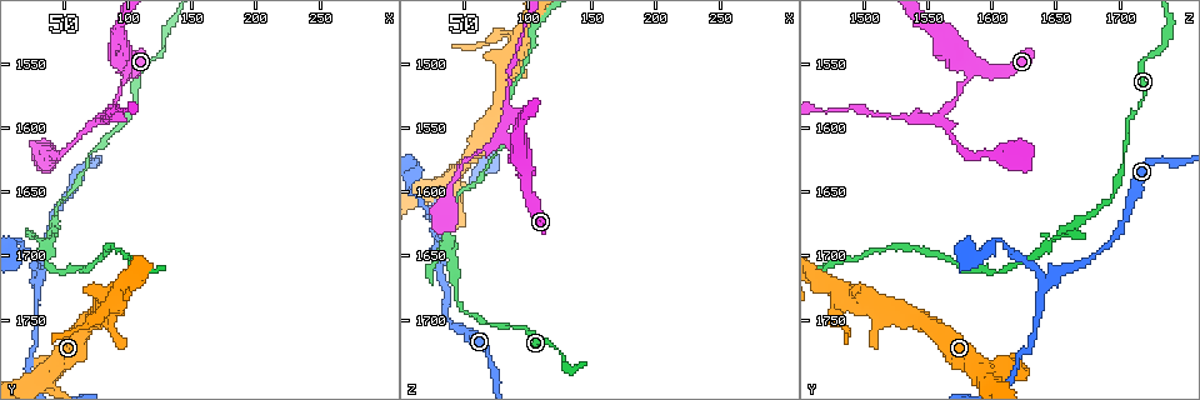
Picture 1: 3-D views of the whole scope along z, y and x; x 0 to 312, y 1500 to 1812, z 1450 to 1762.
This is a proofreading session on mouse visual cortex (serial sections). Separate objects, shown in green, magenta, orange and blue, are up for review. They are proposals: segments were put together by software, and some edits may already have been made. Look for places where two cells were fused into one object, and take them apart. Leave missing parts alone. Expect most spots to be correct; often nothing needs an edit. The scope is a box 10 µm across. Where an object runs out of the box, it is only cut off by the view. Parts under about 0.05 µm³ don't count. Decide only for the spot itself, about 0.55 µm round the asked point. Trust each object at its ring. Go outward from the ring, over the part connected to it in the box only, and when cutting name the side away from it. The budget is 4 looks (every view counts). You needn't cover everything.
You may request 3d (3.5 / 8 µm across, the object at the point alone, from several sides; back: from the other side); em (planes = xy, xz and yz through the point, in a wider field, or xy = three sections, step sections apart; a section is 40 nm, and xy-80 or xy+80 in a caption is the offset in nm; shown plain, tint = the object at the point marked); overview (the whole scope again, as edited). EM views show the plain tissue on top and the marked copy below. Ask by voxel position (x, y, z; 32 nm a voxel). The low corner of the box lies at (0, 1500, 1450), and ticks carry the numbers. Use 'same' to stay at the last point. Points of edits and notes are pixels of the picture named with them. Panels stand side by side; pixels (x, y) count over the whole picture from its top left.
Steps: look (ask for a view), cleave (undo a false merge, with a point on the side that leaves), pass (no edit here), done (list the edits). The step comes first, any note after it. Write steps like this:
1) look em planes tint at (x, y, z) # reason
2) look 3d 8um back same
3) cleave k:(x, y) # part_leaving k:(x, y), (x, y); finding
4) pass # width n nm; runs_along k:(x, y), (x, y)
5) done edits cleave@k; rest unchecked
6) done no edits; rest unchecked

look 3d 3.5um back at (40, 1690, 1646) # a narrow waist

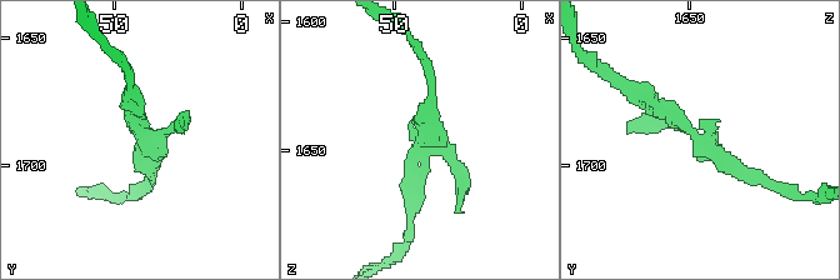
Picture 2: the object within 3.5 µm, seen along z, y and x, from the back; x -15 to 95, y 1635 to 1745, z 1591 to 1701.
look em planes tint at (40, 1688, 1649) # shape alone is not enough

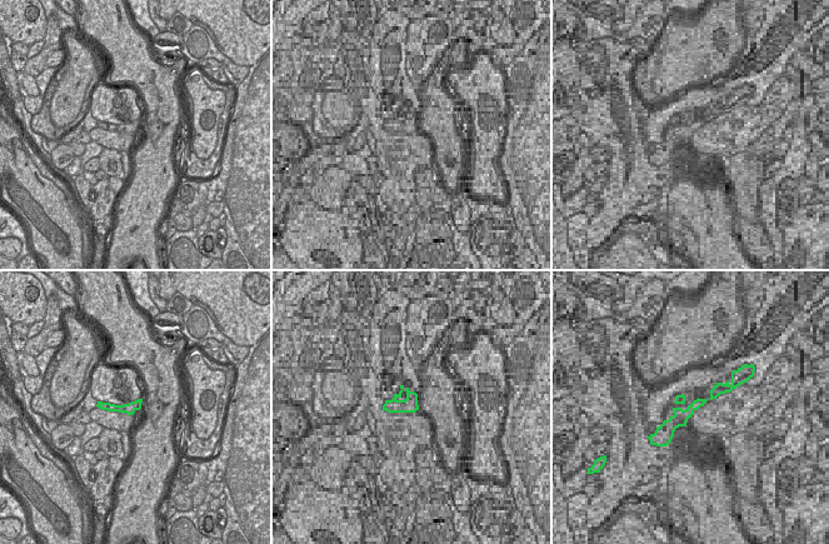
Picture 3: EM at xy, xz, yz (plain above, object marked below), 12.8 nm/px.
pass # runs_along 3:(100, 404), (113, 408), (138, 407); continuous, no second cell

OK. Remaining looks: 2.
look 3d 3.5um at (80, 1590, 1556) # a fork

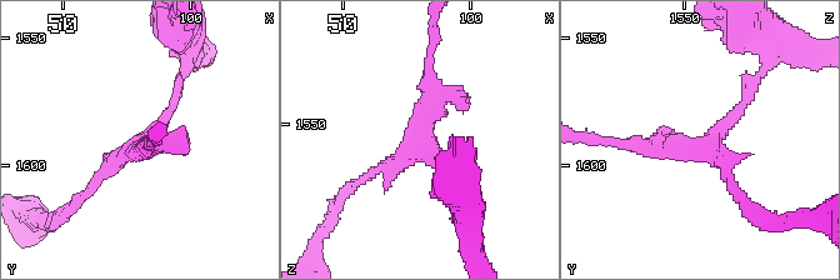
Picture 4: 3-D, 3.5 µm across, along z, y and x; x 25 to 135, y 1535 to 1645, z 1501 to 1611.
look em planes tint at (83, 1593, 1557)

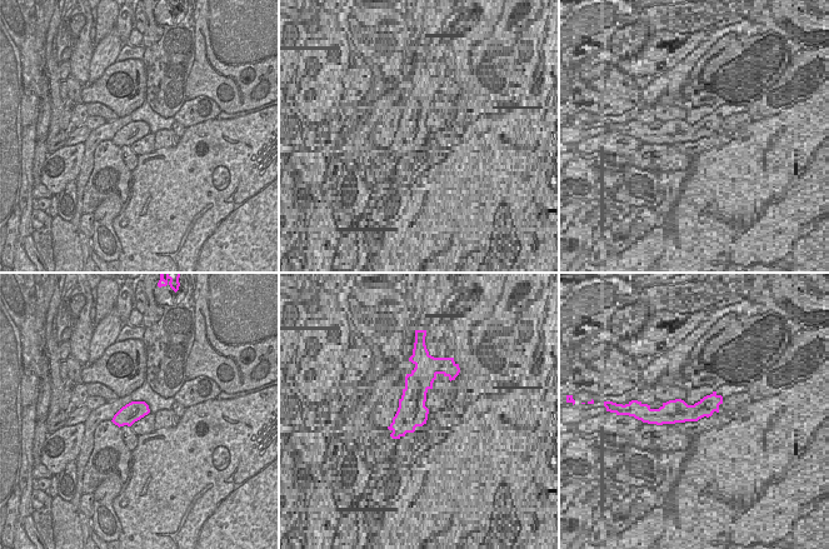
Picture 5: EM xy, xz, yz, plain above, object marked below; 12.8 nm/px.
pass # runs_along 4:(179, 88), (155, 134), (83, 195); all the same cell

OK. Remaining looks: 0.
done no edits; rest unchecked

